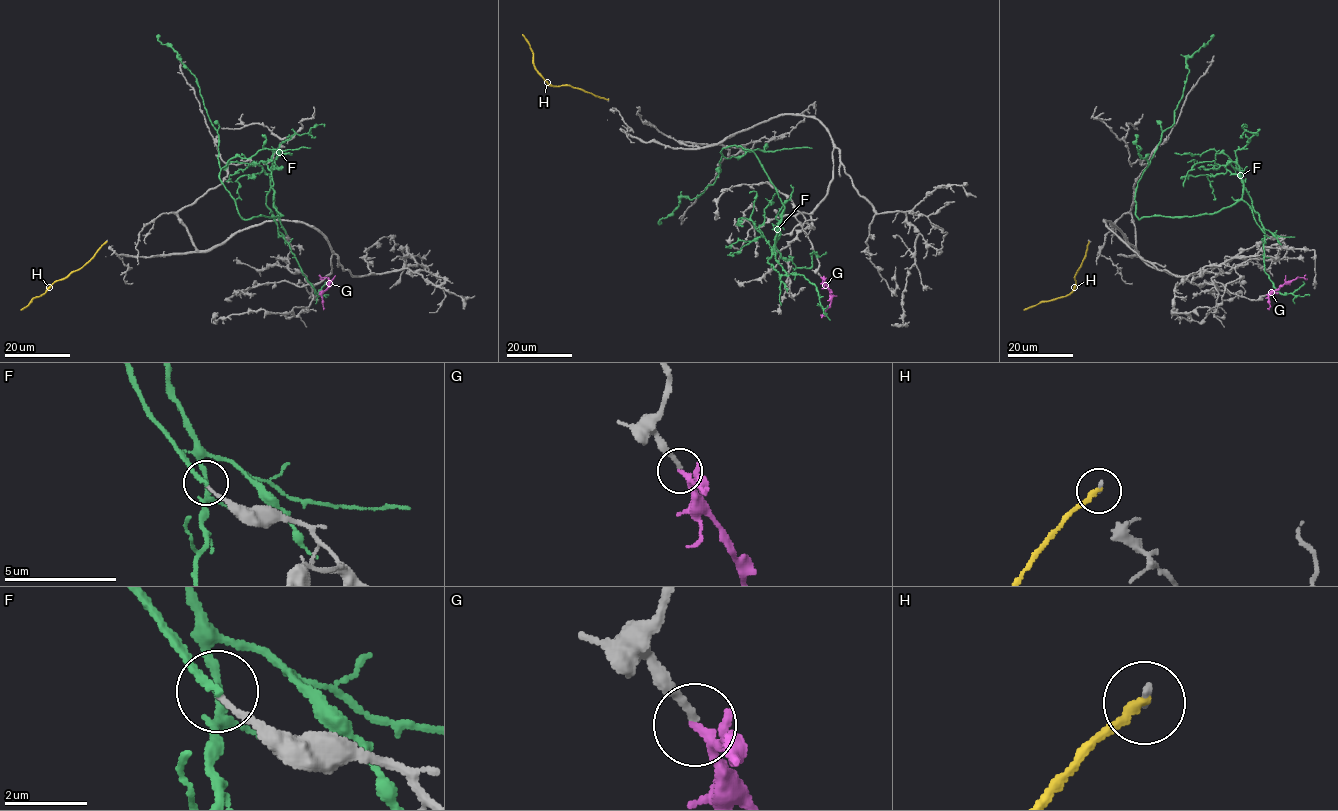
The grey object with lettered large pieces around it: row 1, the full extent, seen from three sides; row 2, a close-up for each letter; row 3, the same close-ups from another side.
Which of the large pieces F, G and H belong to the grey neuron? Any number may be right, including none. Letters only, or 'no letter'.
G

